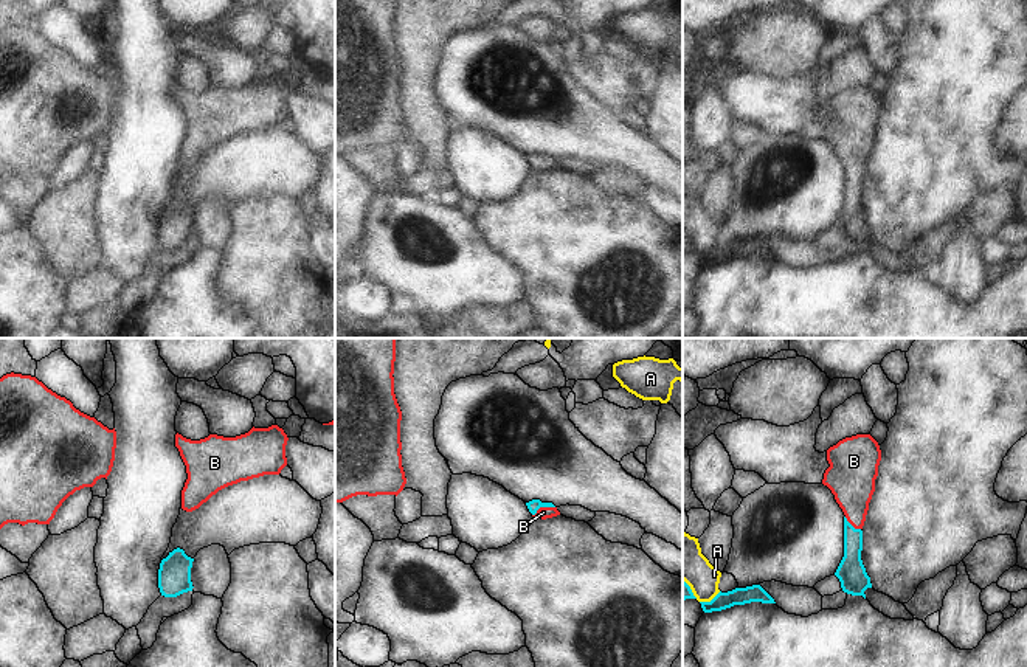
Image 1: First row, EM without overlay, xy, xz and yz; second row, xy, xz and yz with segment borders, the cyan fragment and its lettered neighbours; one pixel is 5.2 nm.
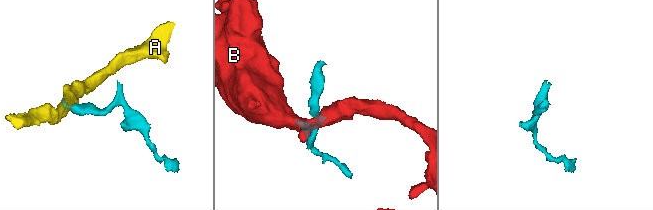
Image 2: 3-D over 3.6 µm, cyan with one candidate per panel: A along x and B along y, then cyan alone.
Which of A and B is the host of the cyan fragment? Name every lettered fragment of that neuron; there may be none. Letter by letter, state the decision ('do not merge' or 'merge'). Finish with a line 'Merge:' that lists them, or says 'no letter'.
A: do not merge
B: merge
Merge: B

